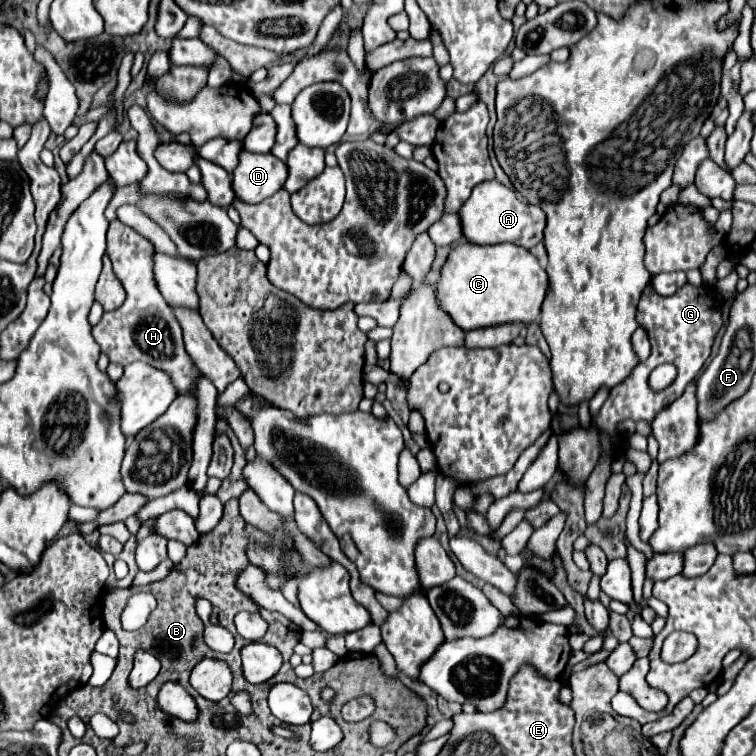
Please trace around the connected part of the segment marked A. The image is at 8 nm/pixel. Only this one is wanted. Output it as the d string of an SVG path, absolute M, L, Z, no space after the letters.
M497 180L481 182L473 188L473 194L459 210L463 234L469 242L475 244L497 244L497 242L511 242L523 248L533 248L543 240L545 230L545 212L539 206L521 202L513 190L499 184Z

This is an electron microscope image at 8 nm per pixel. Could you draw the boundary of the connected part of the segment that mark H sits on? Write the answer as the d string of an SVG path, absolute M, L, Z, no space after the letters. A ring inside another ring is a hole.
M111 222L109 232L106 235L107 256L112 262L113 271L127 292L127 300L123 306L119 306L113 312L105 312L101 322L93 326L93 338L101 346L101 352L105 352L111 362L127 366L135 360L143 360L147 364L153 364L155 368L161 368L169 372L173 384L177 386L179 394L185 394L191 390L193 384L197 384L197 426L193 430L193 464L189 470L189 484L195 492L203 492L205 484L209 480L207 466L213 456L213 436L215 436L215 404L217 404L217 390L213 388L211 380L207 380L201 372L197 372L197 366L185 352L183 334L177 324L177 318L173 316L171 306L165 302L161 292L157 290L155 278L153 278L153 244L139 236L133 228L125 226L123 222ZM137 260L143 260L141 264Z

